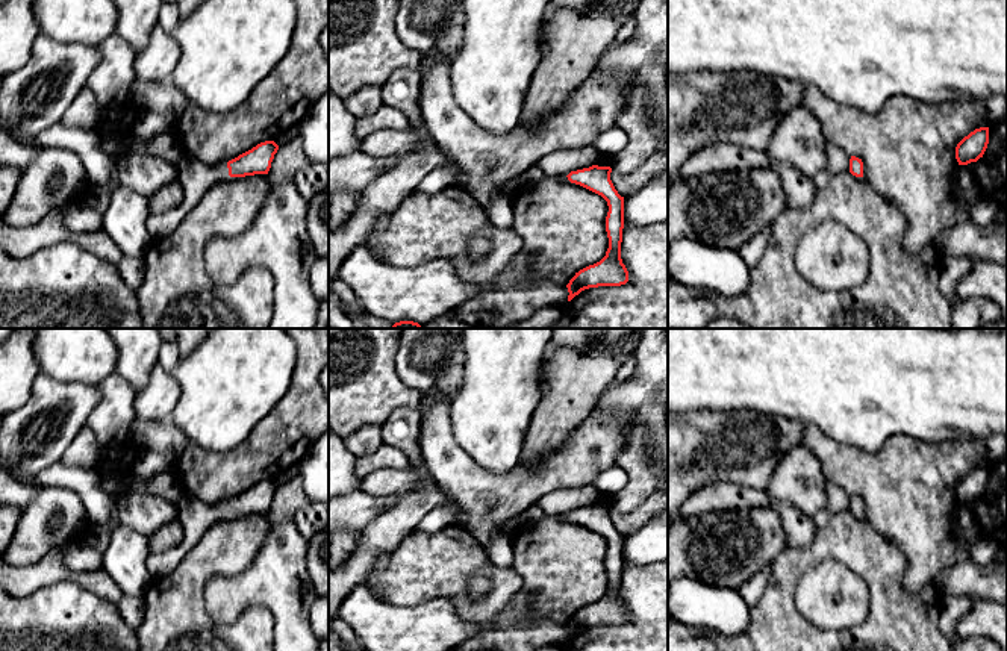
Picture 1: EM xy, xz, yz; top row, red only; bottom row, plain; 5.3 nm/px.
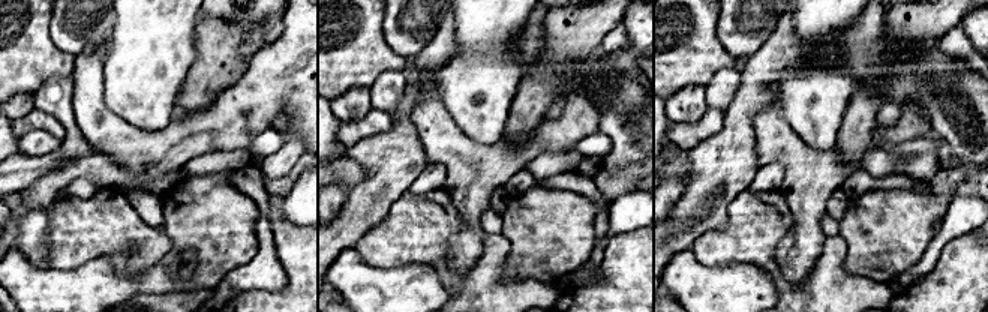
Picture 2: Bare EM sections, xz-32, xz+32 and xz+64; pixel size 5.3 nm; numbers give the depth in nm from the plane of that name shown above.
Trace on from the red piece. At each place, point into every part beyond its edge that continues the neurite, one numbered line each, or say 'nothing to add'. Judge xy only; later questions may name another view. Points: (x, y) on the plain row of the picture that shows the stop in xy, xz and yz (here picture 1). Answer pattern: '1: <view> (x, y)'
1: xy (197, 517)

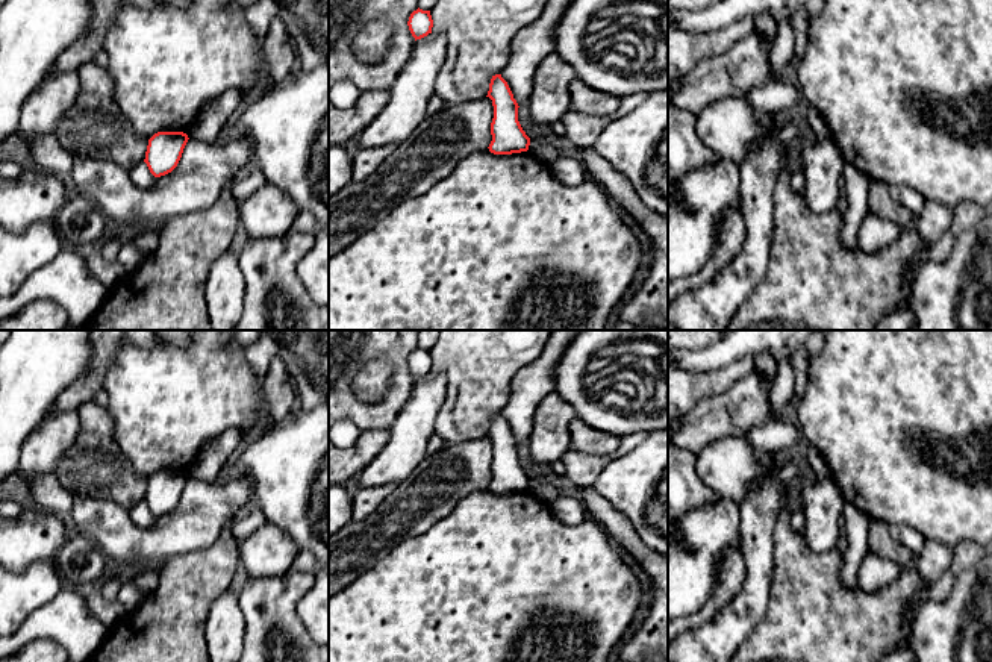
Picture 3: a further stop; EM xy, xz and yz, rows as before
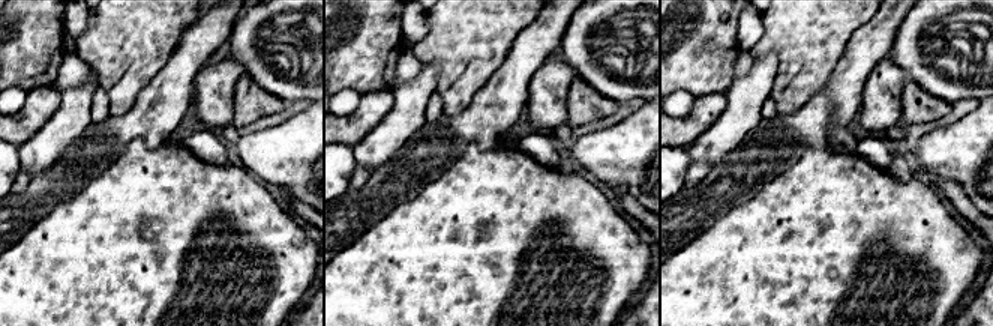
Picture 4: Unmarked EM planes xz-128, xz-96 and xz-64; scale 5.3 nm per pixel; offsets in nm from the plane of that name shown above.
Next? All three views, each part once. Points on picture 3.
nothing to add

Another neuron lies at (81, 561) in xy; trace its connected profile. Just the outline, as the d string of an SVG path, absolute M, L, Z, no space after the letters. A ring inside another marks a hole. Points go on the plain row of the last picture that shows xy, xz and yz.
M80 533L64 542L55 561L61 579L68 580L80 591L98 588L108 564L109 561L101 547Z

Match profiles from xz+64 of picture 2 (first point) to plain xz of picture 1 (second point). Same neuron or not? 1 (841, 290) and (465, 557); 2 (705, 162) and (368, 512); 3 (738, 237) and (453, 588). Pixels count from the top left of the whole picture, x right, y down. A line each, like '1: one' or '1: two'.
1: one
2: two
3: one

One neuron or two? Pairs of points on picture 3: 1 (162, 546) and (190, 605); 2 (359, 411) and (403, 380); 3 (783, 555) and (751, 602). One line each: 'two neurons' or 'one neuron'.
1: two neurons
2: one neuron
3: two neurons

